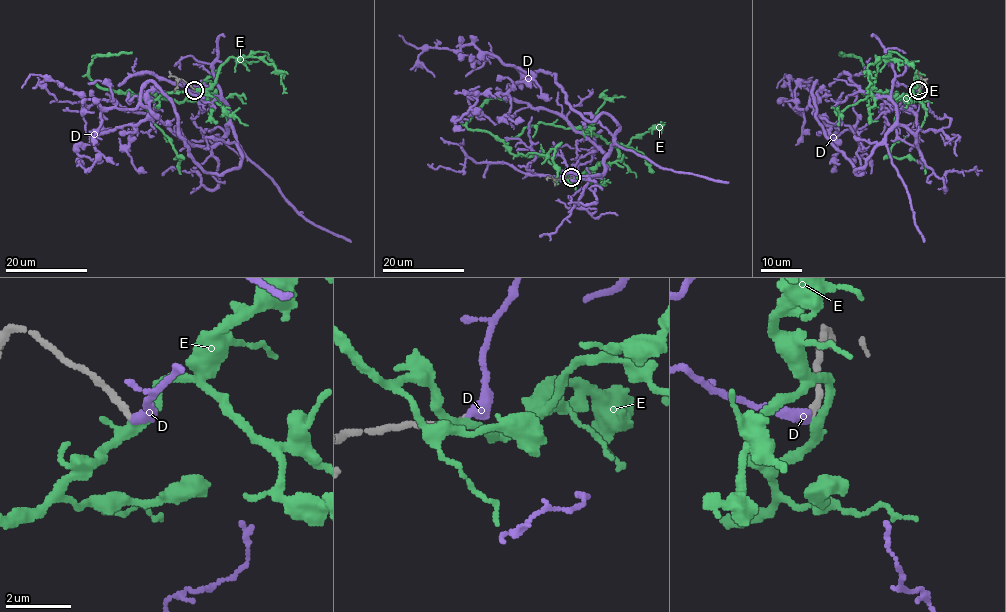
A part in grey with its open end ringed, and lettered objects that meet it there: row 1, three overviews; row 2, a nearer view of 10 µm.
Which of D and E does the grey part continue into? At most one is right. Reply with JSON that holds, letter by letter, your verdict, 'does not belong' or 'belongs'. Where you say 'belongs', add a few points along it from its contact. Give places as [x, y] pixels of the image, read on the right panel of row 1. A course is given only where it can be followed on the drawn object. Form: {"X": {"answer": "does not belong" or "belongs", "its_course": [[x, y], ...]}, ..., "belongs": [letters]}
{"D": {"answer": "belongs", "its_course": [[918, 90], [893, 86], [896, 126], [857, 175], [816, 116], [813, 85], [836, 148], [866, 154], [870, 174]]}, "E": {"answer": "does not belong"}, "belongs": ["D"]}

